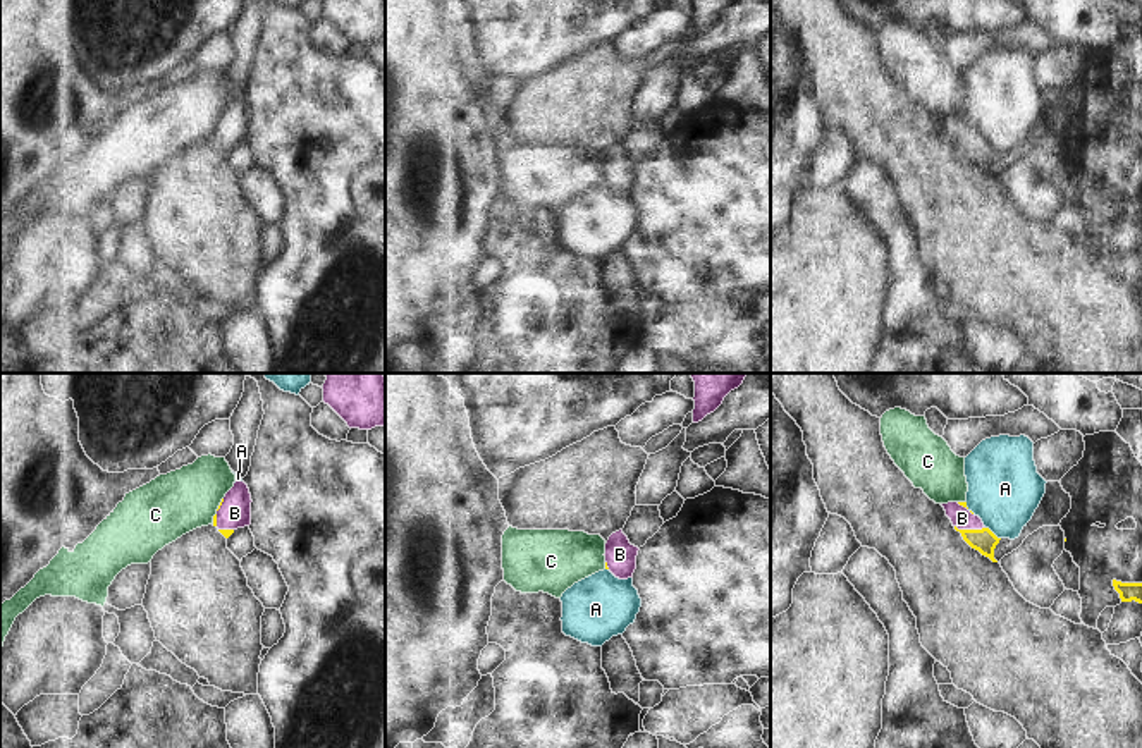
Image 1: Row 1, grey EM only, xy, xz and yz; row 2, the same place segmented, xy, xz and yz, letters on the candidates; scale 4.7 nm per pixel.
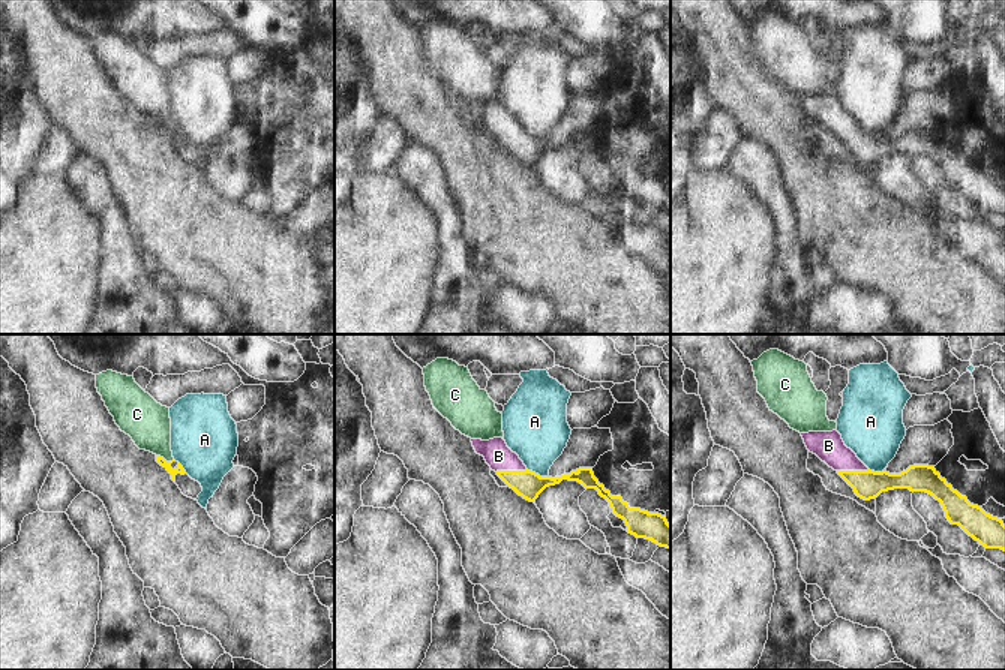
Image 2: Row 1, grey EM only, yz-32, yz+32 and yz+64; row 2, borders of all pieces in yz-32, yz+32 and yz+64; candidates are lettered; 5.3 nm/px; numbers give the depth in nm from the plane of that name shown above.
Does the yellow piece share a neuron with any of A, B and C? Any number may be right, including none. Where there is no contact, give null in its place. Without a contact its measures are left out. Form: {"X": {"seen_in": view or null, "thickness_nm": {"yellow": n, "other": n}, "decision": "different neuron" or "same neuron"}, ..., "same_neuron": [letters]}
{"A": {"seen_in": "yz", "thickness_nm": {"yellow": 110, "other": 340}, "decision": "different neuron"}, "B": {"seen_in": "yz", "thickness_nm": {"yellow": 110, "other": 100}, "decision": "same neuron"}, "C": {"seen_in": "xy", "thickness_nm": {"yellow": 20, "other": 300}, "decision": "different neuron"}, "same_neuron": ["B"]}

